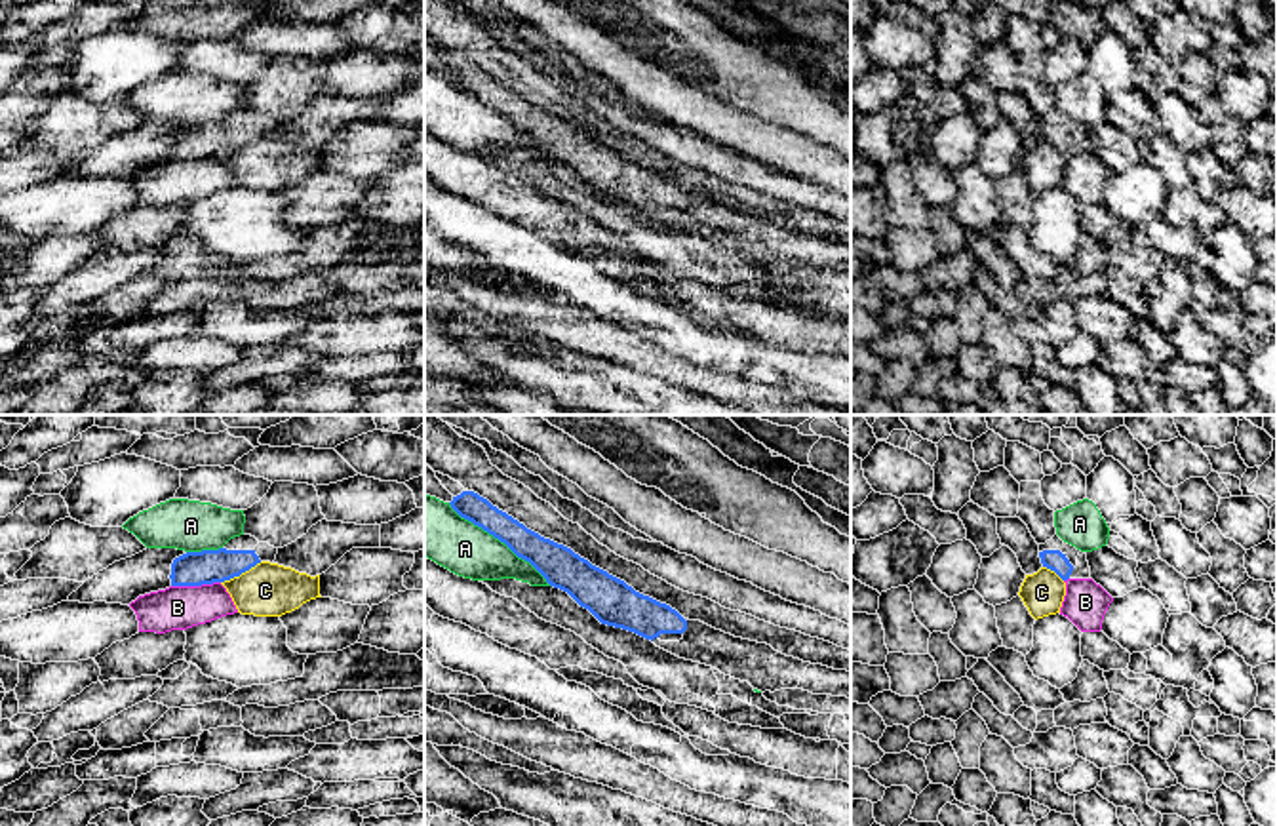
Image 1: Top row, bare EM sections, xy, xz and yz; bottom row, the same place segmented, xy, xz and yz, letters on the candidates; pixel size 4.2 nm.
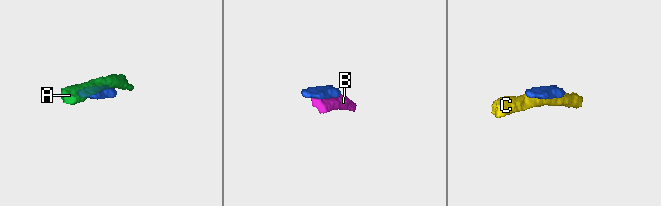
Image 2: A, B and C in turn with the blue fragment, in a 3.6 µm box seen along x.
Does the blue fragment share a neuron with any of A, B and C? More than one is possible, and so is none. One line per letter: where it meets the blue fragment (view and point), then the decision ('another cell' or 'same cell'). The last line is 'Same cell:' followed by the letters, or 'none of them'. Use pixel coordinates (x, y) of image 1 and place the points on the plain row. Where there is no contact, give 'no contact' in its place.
A: xz (499, 113) | another cell
B: xy (195, 158) | another cell
C: xy (240, 147) | another cell
Same cell: none of them

